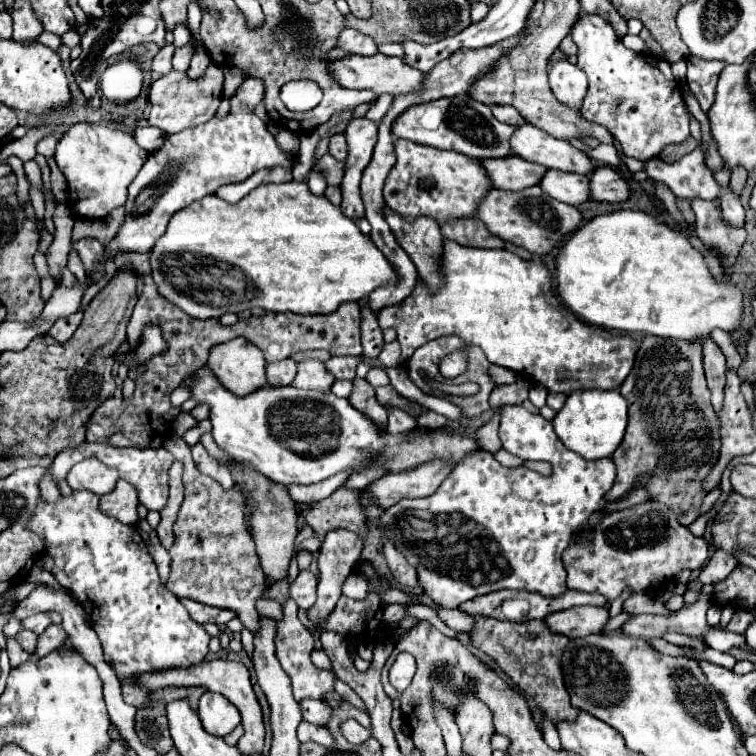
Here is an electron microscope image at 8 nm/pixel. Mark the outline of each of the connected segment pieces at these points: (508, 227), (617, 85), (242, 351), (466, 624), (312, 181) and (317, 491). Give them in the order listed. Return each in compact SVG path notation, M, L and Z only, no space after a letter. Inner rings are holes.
M531 186L519 192L505 192L497 188L489 190L485 198L479 202L477 218L483 220L483 224L493 236L499 236L501 240L511 242L515 246L521 246L531 254L547 254L557 242L575 232L575 228L579 228L583 220L581 212L575 206L545 196L545 192L539 186Z
M583 14L571 32L579 48L579 68L589 78L581 114L605 126L619 140L625 156L637 160L657 158L663 146L681 144L689 138L685 102L667 60L625 48L603 16Z
M245 338L213 346L207 364L221 384L237 396L247 396L267 384L263 352Z
M441 610L437 614L453 630L469 634L475 628L475 618L471 614L467 614L467 612L461 612L461 610Z
M311 170L307 184L309 184L309 188L311 188L311 192L313 192L313 194L319 194L319 196L323 196L323 194L325 194L327 184L325 184L325 178L323 178L323 174L321 174L321 172Z
M345 472L345 474L335 474L329 480L311 486L287 486L287 490L291 490L291 498L295 498L295 502L317 502L335 492L347 478L349 474Z

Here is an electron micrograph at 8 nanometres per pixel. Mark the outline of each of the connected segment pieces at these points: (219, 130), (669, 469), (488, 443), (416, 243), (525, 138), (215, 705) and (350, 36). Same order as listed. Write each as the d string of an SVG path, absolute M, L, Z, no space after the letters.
M245 78L231 96L231 112L225 118L213 118L203 126L167 136L163 146L147 156L129 186L127 216L117 236L105 246L105 258L109 254L115 256L119 250L151 252L177 210L213 194L223 184L243 182L261 168L293 168L293 156L285 154L265 122L255 116L253 110L259 102L263 102L263 82L259 78Z
M645 336L637 356L635 364L629 372L629 376L623 380L619 392L629 404L629 424L627 434L613 454L613 462L617 466L617 480L613 488L607 492L605 500L617 500L627 490L633 488L635 482L639 482L643 488L649 490L653 500L659 500L667 504L671 510L675 510L679 522L693 522L701 514L701 504L705 498L703 490L703 478L711 472L715 462L719 460L719 418L713 412L711 406L711 392L705 382L703 374L703 354L699 340L695 342L683 342L675 338L667 338L661 342L659 336Z
M495 414L483 428L477 430L477 440L479 440L479 446L483 450L487 450L487 452L501 450L501 442L499 442L497 430L499 430L499 414Z
M383 208L383 216L387 218L387 224L395 234L399 246L415 262L419 276L429 284L431 292L435 292L437 286L441 284L441 278L435 270L443 246L439 224L427 216L419 216L413 222L409 222L401 214L395 214L393 210L387 208Z
M531 124L515 128L511 136L511 150L513 154L547 168L579 174L591 174L593 170L593 164L585 152L571 146L567 140L557 140L549 136L547 132Z
M205 692L201 696L197 712L205 730L213 736L225 736L241 724L239 710L231 702L227 702L225 696L215 692Z
M347 28L341 32L337 46L347 50L347 52L353 52L353 54L375 54L375 52L379 52L379 48L371 36L365 36L353 28Z

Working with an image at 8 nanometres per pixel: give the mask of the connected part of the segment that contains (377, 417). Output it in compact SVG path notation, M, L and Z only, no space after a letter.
M355 378L353 380L353 390L351 390L349 402L357 410L361 410L363 414L367 414L379 426L385 426L387 424L387 410L385 410L383 404L377 402L375 390L373 390L373 386L365 378Z

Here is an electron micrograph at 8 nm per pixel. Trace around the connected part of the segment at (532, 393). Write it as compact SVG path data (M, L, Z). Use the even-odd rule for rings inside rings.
M535 384L529 388L529 400L537 406L537 408L543 408L545 406L545 398L547 398L547 388L541 386L541 384Z

